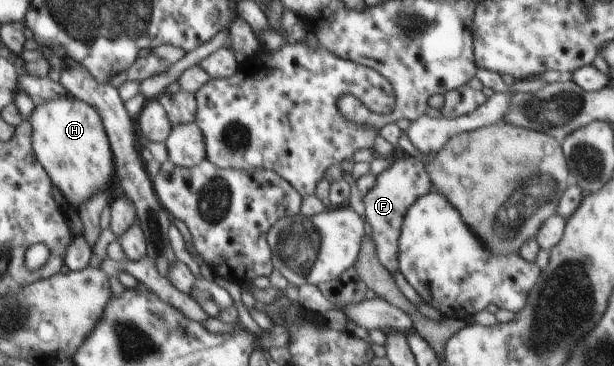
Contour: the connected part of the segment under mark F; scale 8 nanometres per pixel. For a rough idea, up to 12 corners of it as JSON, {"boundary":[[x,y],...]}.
{"boundary":[[392,160],[363,194],[378,260],[398,270],[405,214],[433,189],[423,162]]}

